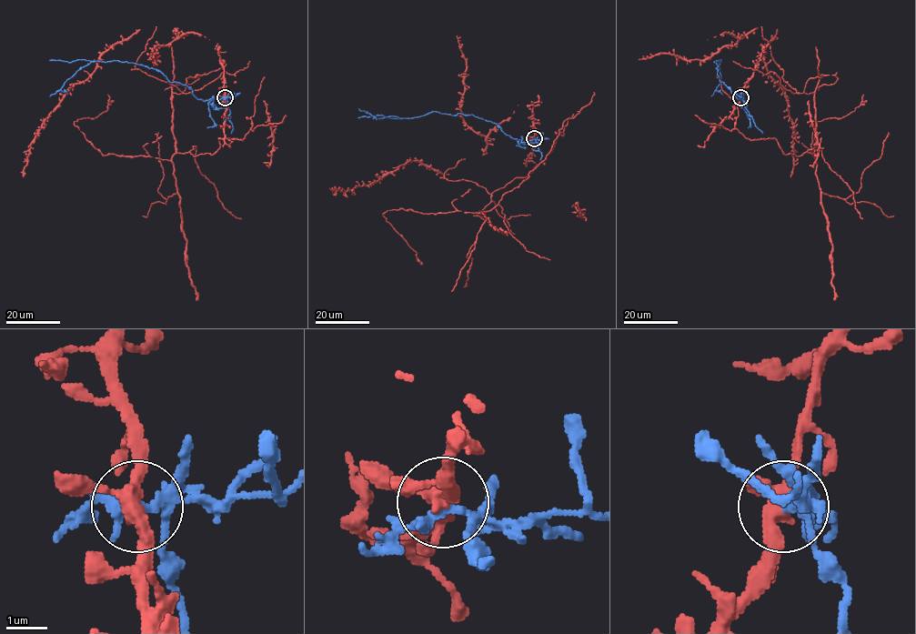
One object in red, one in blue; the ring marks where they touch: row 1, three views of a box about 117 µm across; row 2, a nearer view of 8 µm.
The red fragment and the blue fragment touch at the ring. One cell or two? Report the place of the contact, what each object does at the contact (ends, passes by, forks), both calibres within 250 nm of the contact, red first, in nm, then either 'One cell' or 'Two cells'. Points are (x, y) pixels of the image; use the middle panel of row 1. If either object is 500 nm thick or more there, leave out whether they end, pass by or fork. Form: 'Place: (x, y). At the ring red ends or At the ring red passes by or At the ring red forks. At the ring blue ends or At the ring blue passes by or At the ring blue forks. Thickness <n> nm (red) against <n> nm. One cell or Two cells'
Place: (534, 138). At the ring red forks. At the ring blue forks. Thickness 320 nm (red) against 190 nm. Two cells

